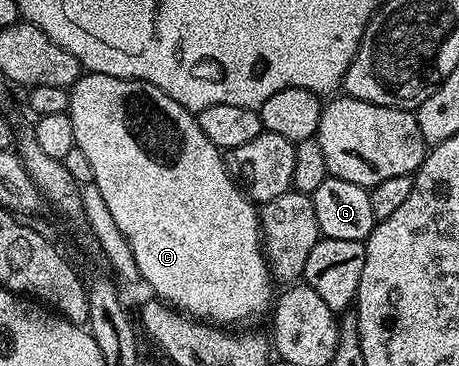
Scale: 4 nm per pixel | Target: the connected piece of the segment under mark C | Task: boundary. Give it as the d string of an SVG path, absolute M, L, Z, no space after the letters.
M84 72L75 80L70 90L71 98L67 114L73 123L73 139L75 148L85 151L89 159L89 167L93 167L93 184L101 191L101 199L105 199L105 207L109 207L109 215L113 215L113 223L125 235L129 243L129 251L133 251L133 259L137 259L137 271L142 284L152 289L158 300L166 301L168 305L176 307L180 312L192 319L204 323L230 325L233 321L247 321L250 317L259 317L270 310L273 305L271 285L273 278L267 267L267 260L263 251L262 234L259 228L259 209L256 202L246 196L237 184L224 154L216 149L209 139L205 139L205 131L201 131L196 114L190 109L181 107L177 99L169 99L165 91L153 87L147 81L127 81L123 77L101 75L100 73Z

